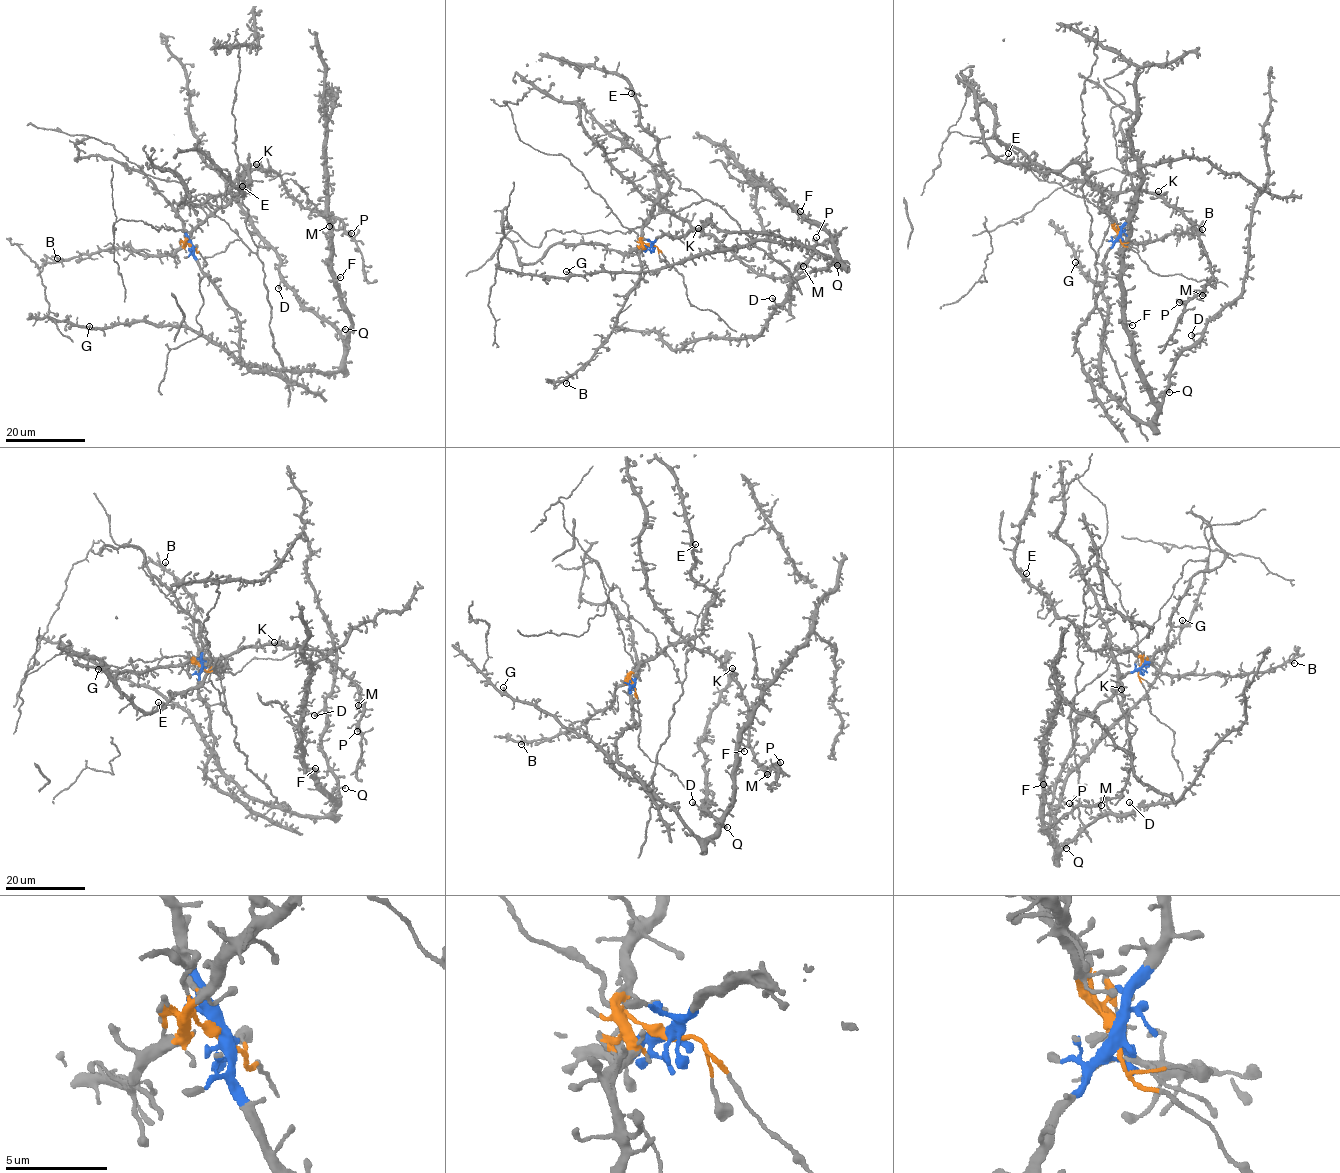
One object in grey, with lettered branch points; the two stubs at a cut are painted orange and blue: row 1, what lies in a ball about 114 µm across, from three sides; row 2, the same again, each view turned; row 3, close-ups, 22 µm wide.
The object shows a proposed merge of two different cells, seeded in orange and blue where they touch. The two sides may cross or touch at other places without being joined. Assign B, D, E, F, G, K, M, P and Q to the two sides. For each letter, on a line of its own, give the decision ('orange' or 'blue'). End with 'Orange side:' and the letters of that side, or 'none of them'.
B: orange
D: blue
E: orange
F: blue
G: blue
K: orange
M: orange
P: orange
Q: blue
Orange side: B, E, K, M, P

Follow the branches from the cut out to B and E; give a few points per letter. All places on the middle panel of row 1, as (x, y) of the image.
B: (650, 246), (643, 243), (639, 255), (640, 278), (618, 317), (618, 322), (565, 384)
E: (650, 246), (641, 240), (641, 231), (653, 206), (669, 186), (655, 138), (642, 125), (639, 100), (631, 94)

